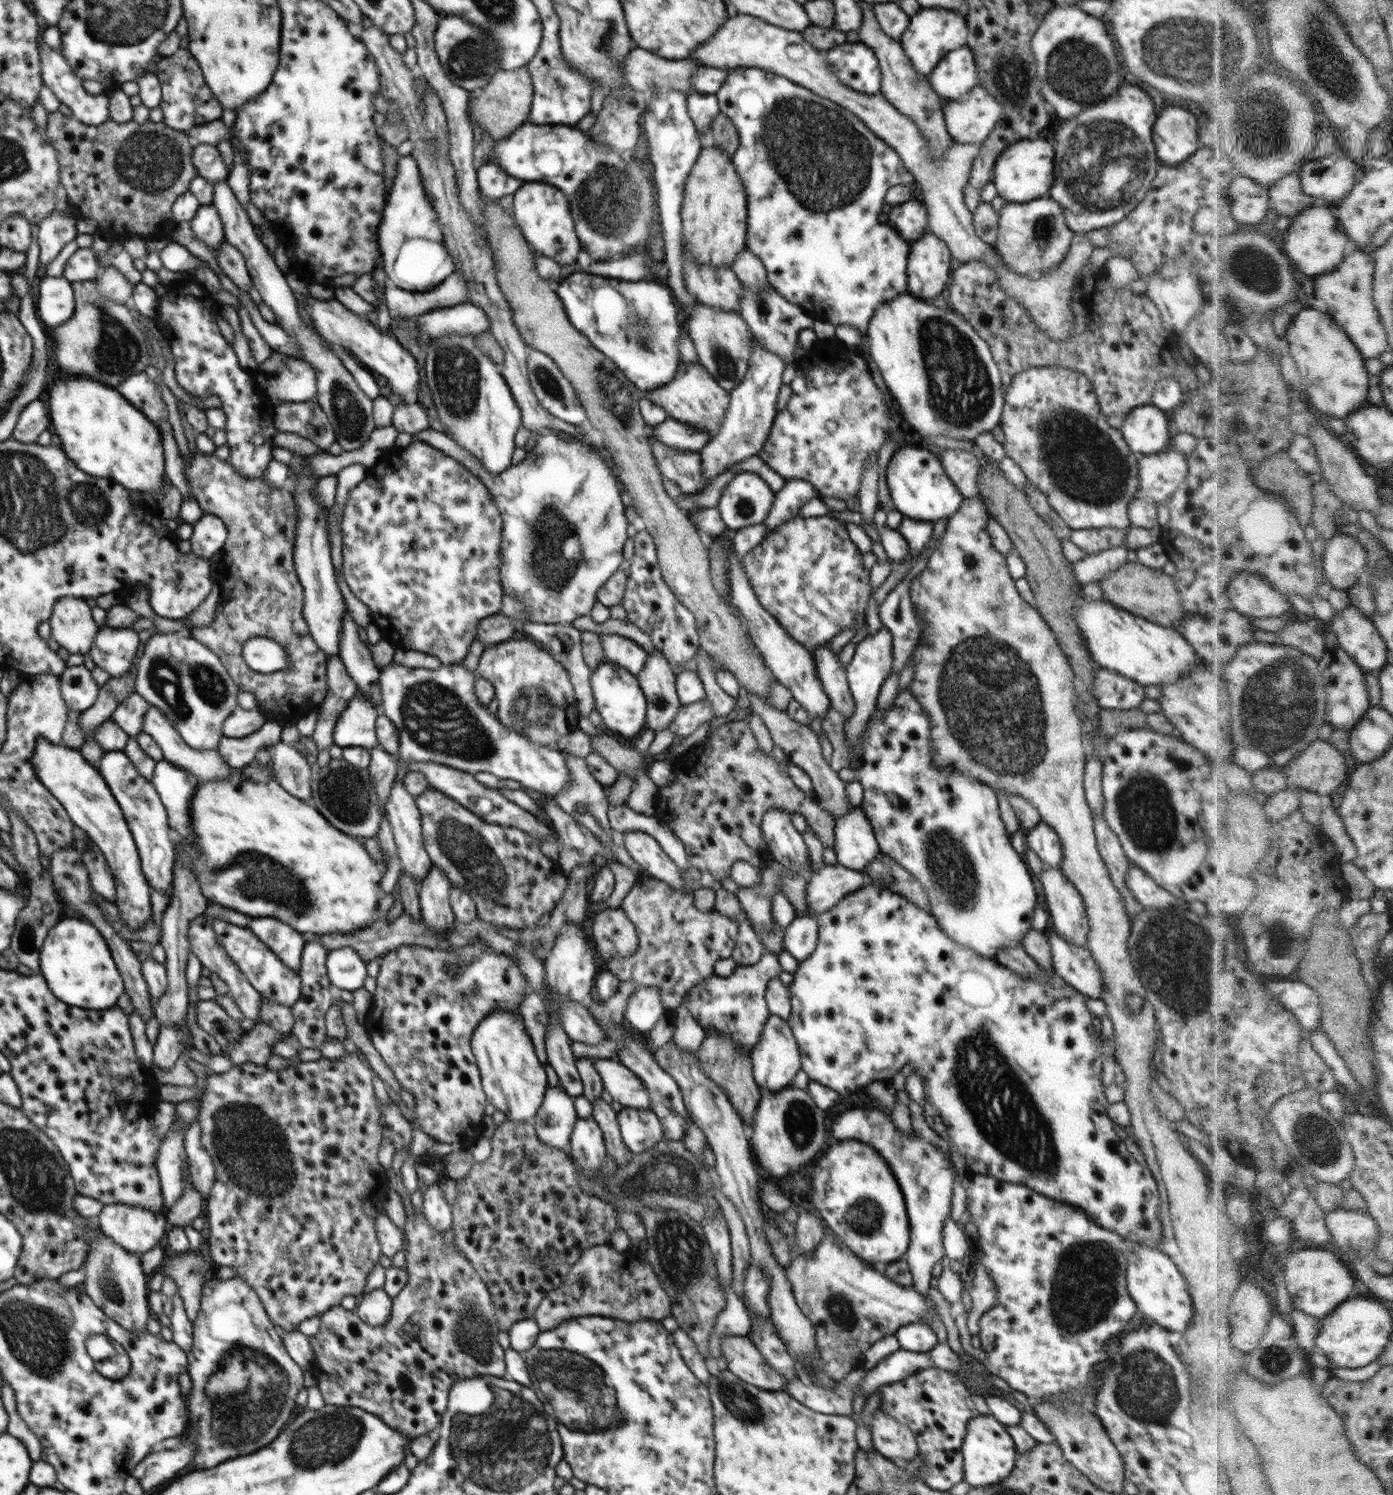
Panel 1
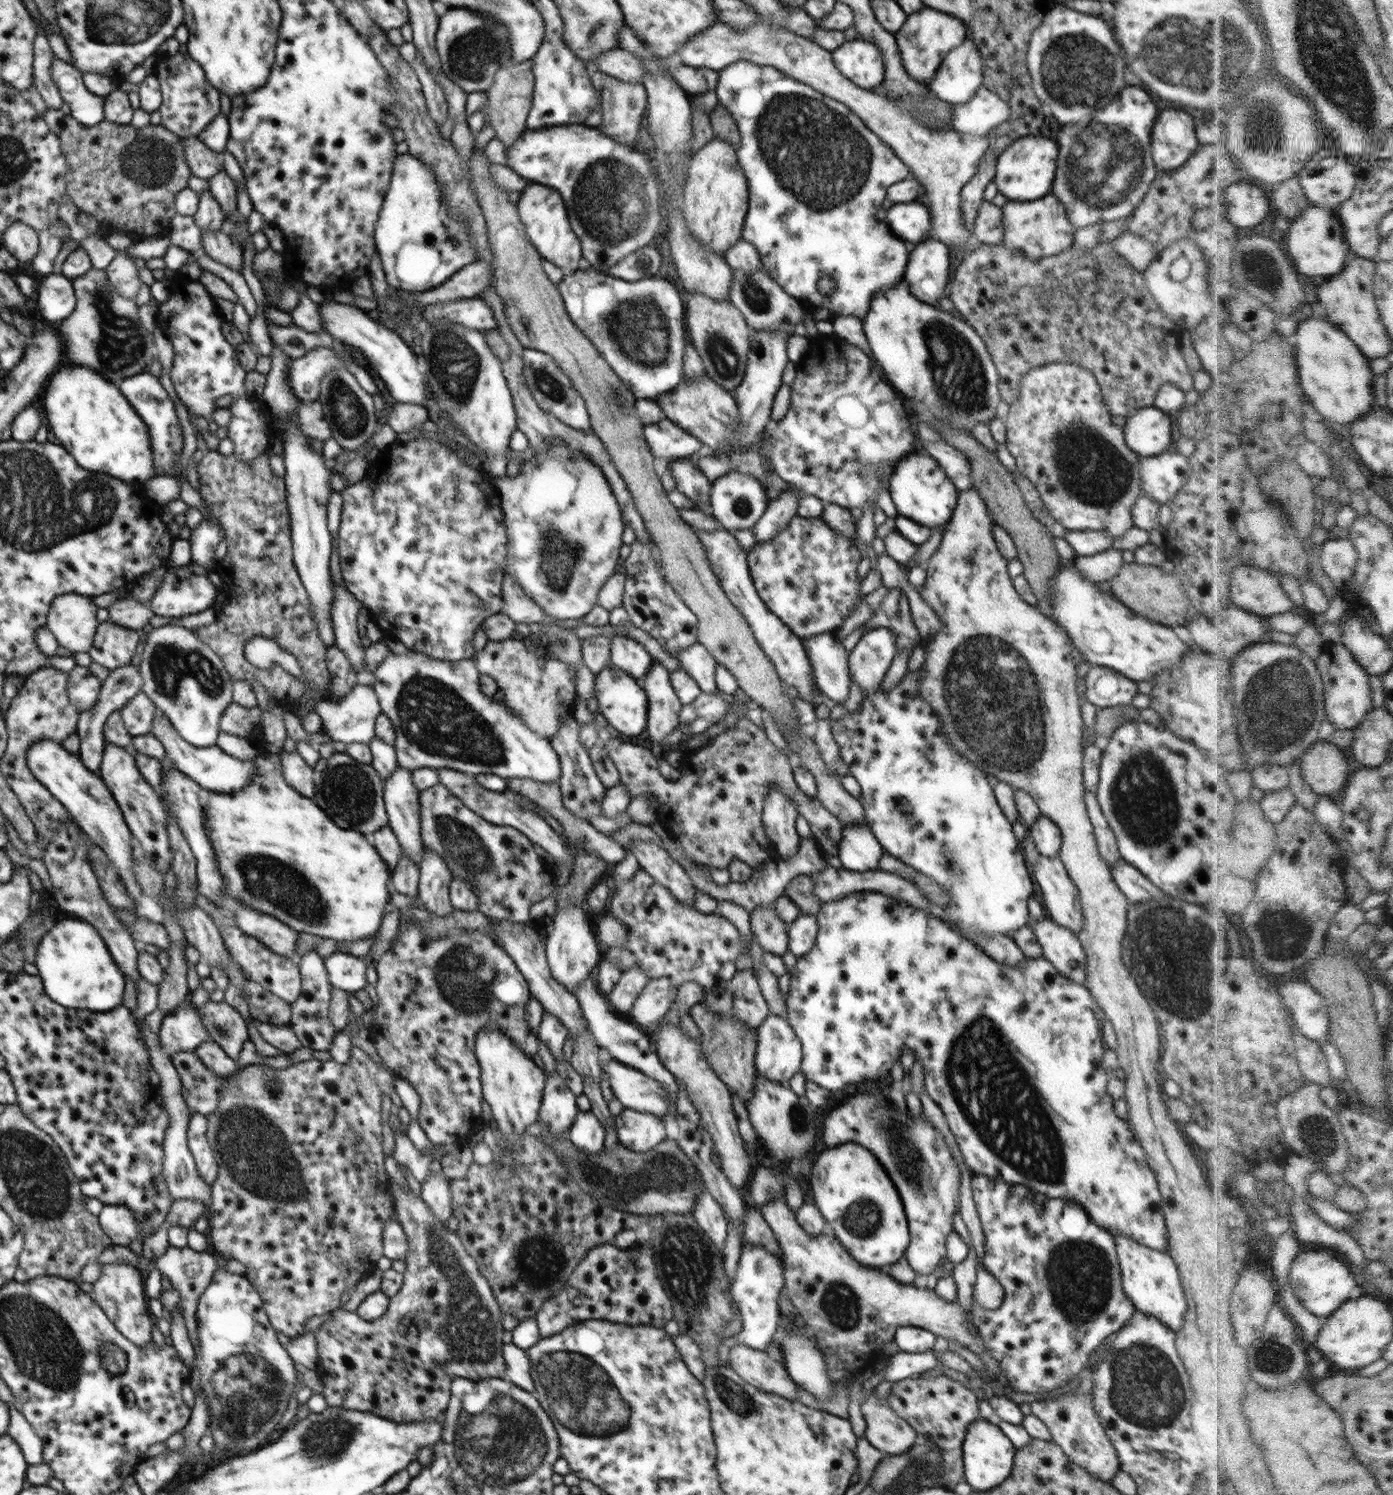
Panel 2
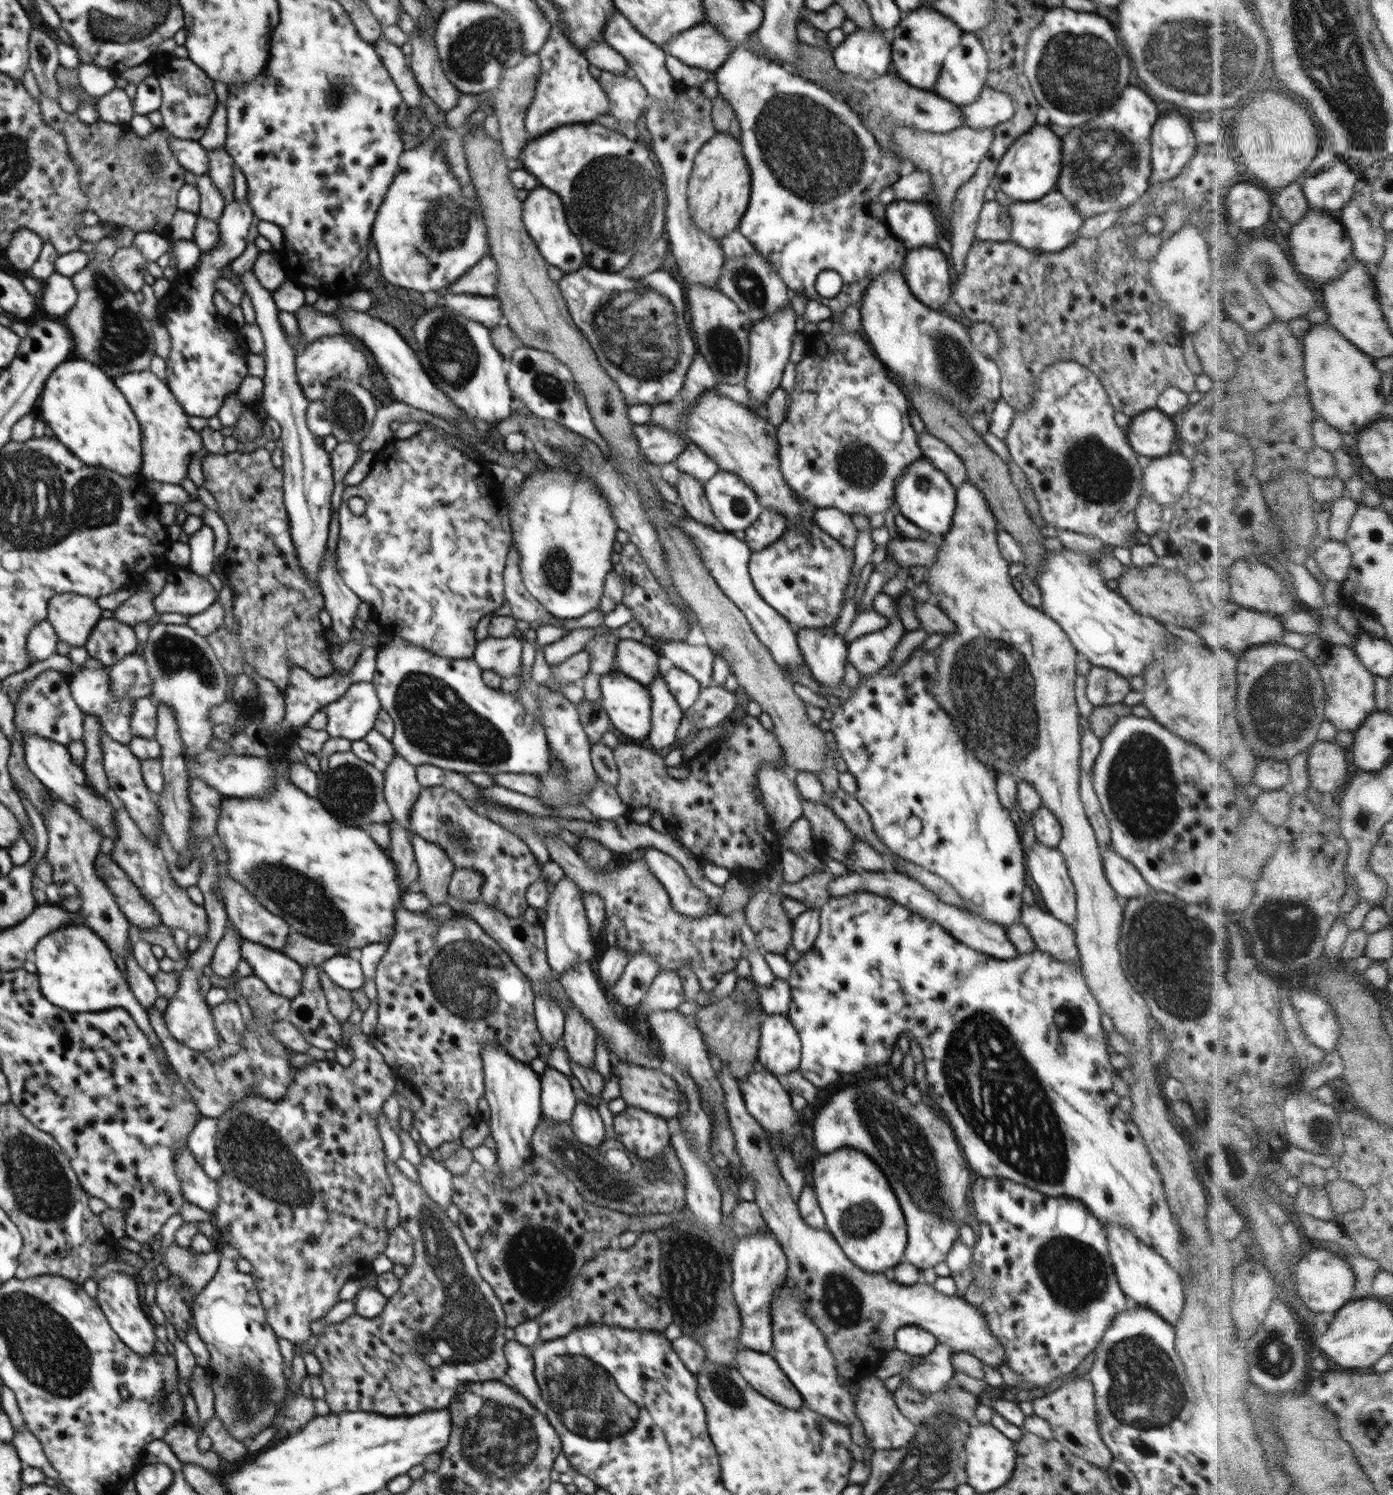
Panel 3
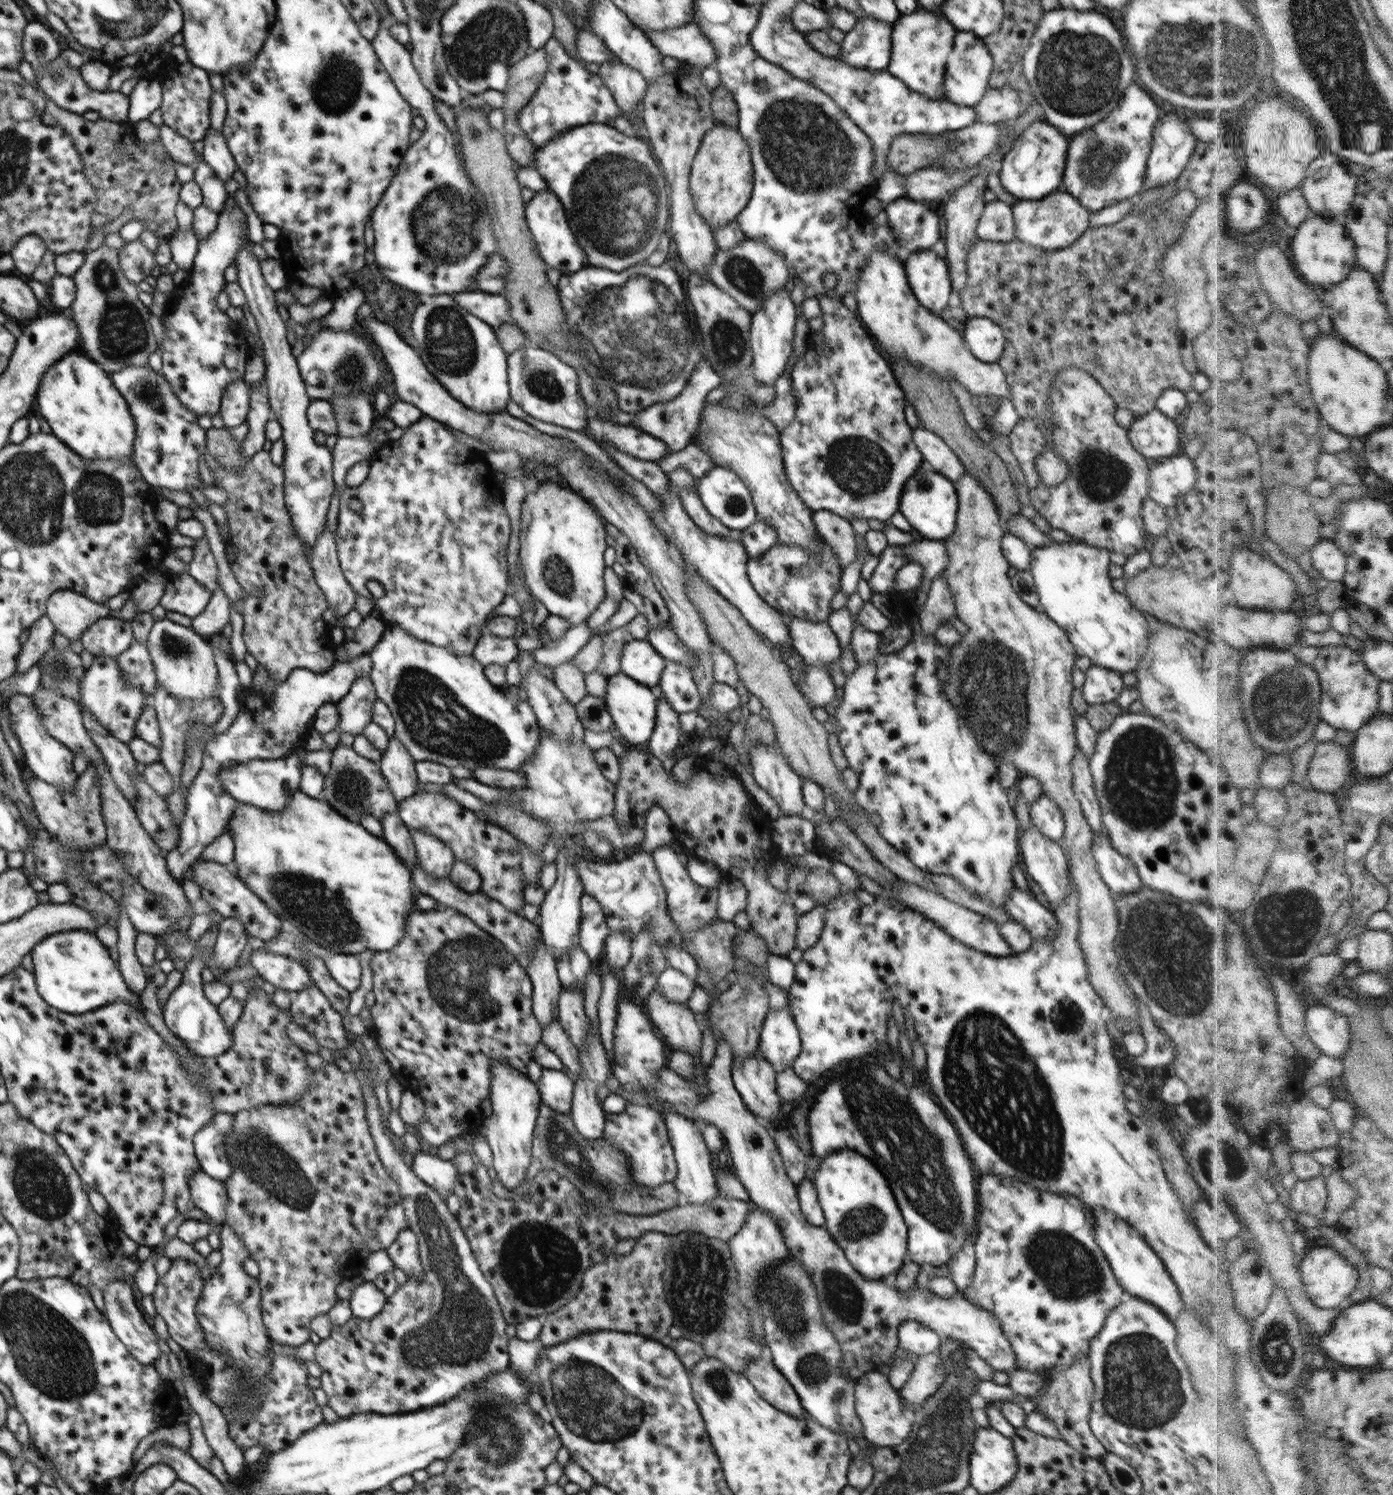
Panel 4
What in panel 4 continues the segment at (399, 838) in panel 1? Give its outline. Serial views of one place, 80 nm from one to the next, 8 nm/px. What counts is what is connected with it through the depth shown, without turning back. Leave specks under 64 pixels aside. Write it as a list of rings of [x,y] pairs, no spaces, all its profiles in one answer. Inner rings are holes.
[[[390,736],[387,751],[380,760],[380,766],[397,804],[406,801],[417,792],[416,785],[419,781],[415,761],[397,736]]]

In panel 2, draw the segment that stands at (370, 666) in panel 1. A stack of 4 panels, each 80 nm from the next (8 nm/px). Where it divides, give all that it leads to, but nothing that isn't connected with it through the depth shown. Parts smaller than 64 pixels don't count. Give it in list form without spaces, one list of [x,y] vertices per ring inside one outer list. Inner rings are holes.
[[[333,581],[332,624],[335,645],[341,650],[357,672],[361,685],[372,686],[375,675],[365,669],[365,647],[360,641],[356,620],[361,602],[347,589]]]

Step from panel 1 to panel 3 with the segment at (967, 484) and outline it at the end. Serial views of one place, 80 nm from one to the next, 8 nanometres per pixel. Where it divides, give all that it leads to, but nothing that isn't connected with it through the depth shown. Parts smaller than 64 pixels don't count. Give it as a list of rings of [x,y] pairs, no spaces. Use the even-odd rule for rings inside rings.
[[[928,432],[917,437],[923,456],[941,470],[956,488],[968,481],[963,460],[943,440]]]

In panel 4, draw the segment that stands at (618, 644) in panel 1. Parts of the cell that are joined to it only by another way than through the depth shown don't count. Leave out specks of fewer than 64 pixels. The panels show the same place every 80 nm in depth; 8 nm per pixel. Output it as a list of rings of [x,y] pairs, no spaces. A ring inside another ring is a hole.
[[[632,639],[622,649],[621,672],[647,687],[659,684],[666,659],[648,640]]]

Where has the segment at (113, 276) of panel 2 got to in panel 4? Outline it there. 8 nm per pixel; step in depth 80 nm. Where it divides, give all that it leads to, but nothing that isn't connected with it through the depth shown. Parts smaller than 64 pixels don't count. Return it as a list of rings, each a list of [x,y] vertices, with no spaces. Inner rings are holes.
[[[139,239],[126,243],[120,249],[119,263],[126,279],[134,285],[150,276],[150,271],[157,264],[154,253]]]

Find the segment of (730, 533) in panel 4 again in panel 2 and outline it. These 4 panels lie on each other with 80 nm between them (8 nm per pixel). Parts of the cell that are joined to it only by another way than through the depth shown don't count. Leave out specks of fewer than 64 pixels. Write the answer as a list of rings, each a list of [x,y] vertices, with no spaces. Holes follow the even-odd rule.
[[[674,459],[668,461],[672,478],[676,481],[675,488],[694,501],[696,510],[710,513],[709,500],[712,481],[696,466],[692,459]]]

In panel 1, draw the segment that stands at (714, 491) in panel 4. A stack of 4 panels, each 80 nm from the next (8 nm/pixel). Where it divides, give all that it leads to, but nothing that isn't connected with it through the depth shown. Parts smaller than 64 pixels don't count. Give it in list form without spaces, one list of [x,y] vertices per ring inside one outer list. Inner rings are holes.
[[[738,472],[724,489],[718,508],[728,529],[760,524],[769,515],[775,491],[760,474]]]

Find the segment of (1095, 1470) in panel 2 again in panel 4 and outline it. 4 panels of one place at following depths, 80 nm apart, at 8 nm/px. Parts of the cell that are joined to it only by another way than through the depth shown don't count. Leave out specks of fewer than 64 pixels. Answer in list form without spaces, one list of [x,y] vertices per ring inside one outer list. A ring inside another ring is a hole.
[[[1086,1354],[1077,1358],[1066,1369],[1053,1368],[1051,1372],[1048,1372],[1049,1386],[1047,1391],[1035,1402],[1035,1410],[1054,1421],[1059,1430],[1059,1438],[1064,1440],[1066,1444],[1090,1458],[1102,1461],[1108,1452],[1092,1432],[1089,1423],[1095,1388],[1090,1377],[1090,1369],[1091,1360]]]

